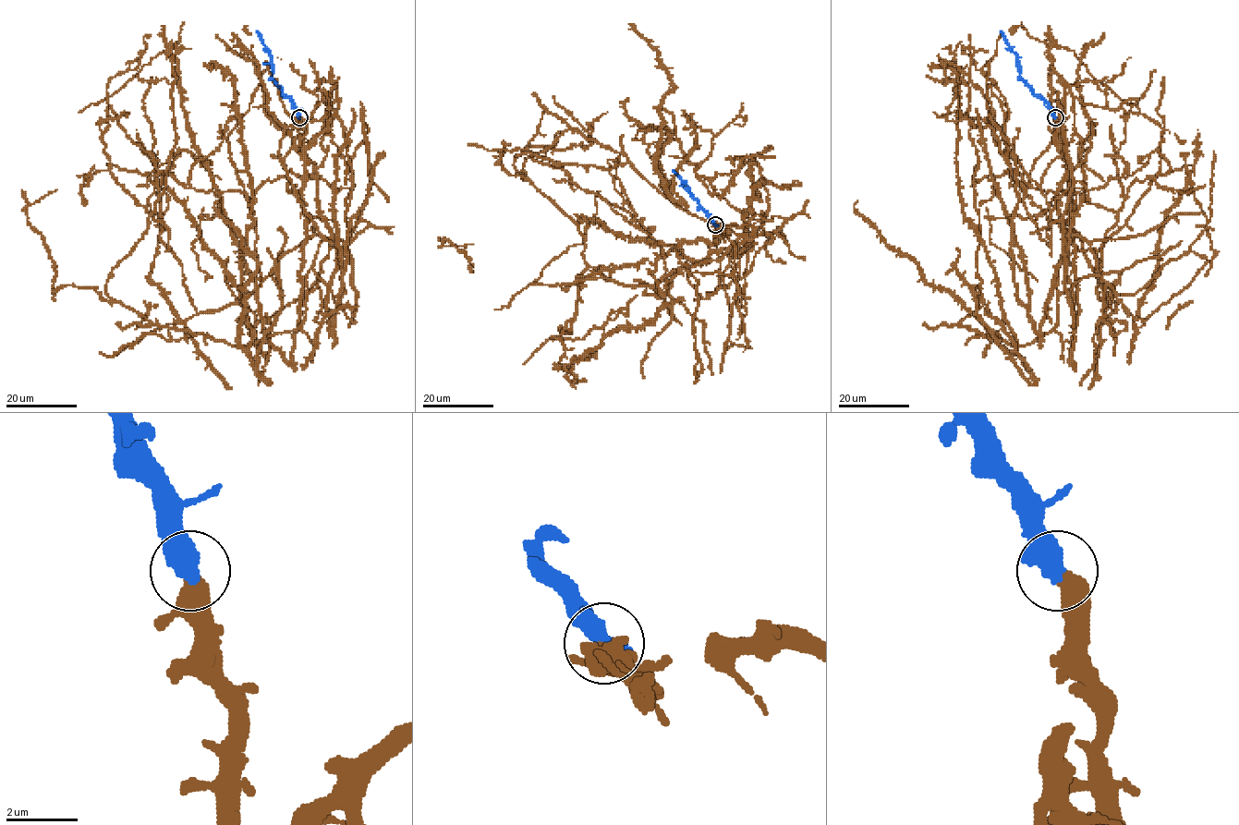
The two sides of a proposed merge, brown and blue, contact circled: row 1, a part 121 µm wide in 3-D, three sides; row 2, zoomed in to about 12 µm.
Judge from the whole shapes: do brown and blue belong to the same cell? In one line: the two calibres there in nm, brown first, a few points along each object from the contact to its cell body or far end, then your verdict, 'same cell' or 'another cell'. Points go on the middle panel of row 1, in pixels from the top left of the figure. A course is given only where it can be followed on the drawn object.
500 nm thick on the brown side, 600 nm on the other; brown runs (715, 224), (754, 243), (733, 254), (746, 236), (674, 206), (576, 129), (522, 150), (586, 148), (607, 112); blue runs (715, 224), (673, 170); same cell

